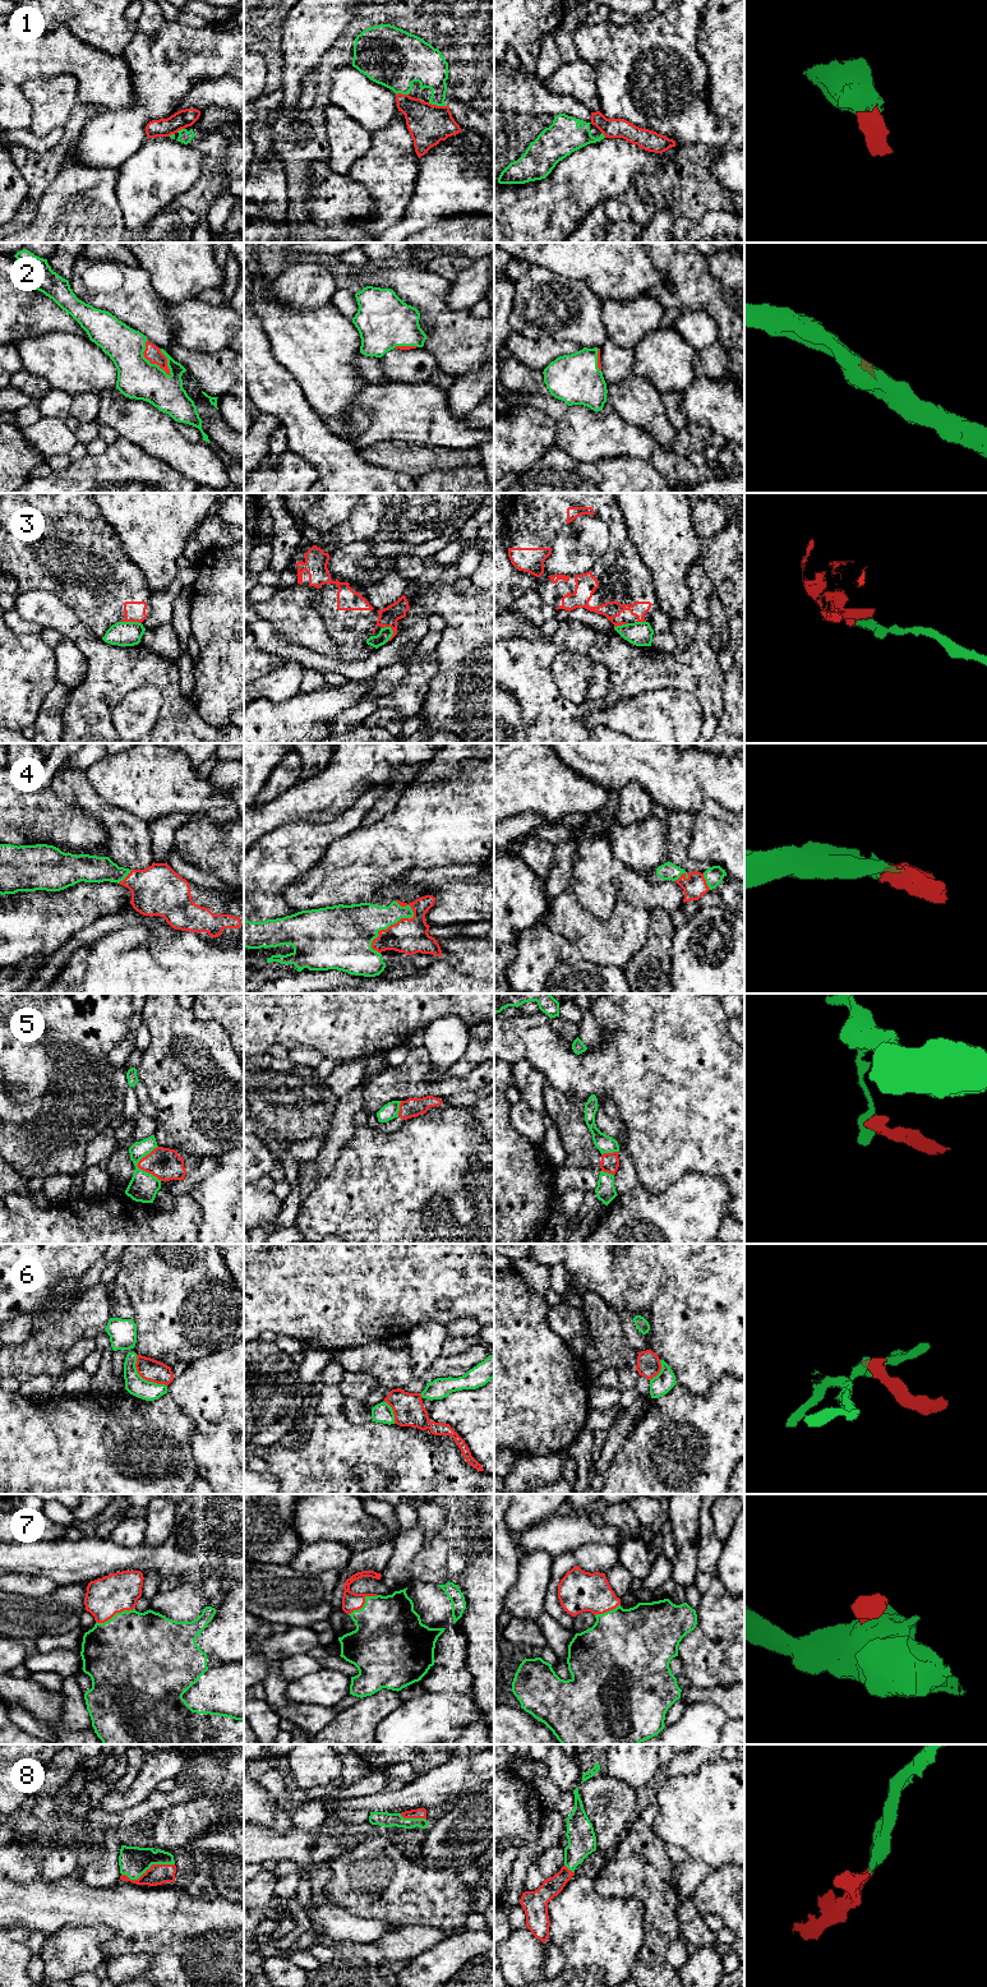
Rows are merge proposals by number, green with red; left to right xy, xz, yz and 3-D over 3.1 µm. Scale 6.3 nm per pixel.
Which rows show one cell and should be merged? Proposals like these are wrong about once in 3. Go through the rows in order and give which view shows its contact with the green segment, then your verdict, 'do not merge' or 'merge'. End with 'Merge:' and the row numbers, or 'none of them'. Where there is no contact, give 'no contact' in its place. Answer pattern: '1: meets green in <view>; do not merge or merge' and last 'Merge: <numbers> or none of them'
1: meets green in xz; do not merge
2: meets green in xy; merge
3: meets green in xz; do not merge
4: meets green in xz; merge
5: meets green in xy; do not merge
6: meets green in xy; do not merge
7: meets green in xy; merge
8: meets green in xy; merge
Merge: 2, 4, 7, 8

